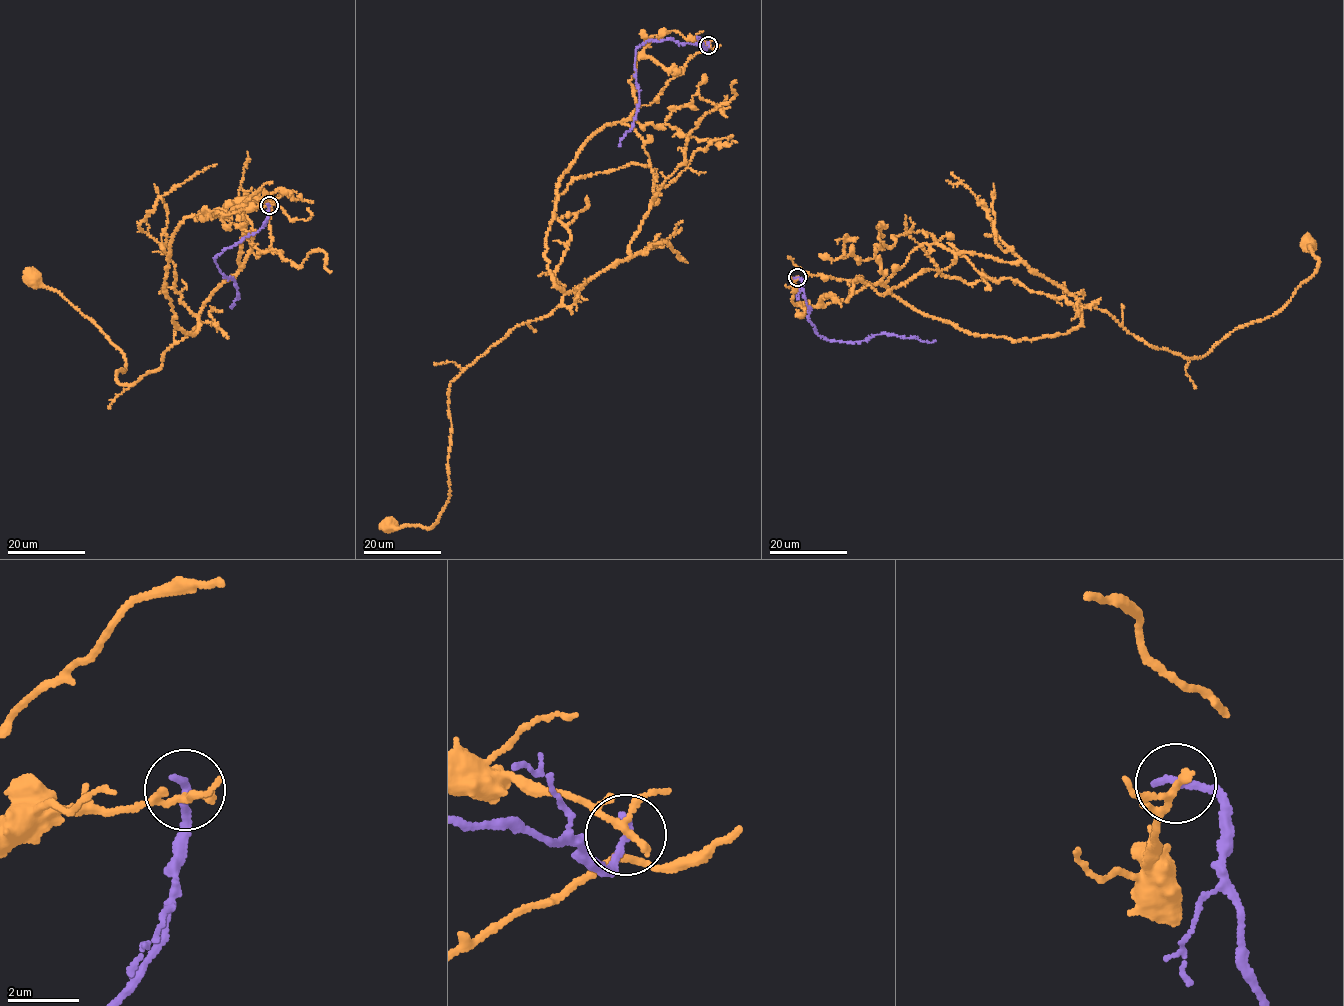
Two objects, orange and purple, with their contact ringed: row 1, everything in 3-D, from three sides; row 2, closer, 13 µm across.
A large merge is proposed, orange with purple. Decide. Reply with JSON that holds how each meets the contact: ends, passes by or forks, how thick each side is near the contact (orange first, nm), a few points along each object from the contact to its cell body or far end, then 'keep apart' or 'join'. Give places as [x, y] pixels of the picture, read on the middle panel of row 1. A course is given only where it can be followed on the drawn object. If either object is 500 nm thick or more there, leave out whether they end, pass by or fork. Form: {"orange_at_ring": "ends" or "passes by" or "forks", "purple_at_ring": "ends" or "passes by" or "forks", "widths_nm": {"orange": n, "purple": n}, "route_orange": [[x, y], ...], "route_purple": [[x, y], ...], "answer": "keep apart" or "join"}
{"orange_at_ring": "forks", "purple_at_ring": "ends", "widths_nm": {"orange": 160, "purple": 240}, "route_orange": [[708, 45], [650, 37], [636, 108], [559, 182], [561, 304], [453, 379], [447, 501], [388, 524]], "route_purple": [[708, 45], [706, 49], [703, 45], [669, 38], [649, 40], [637, 47], [636, 116], [618, 147]], "answer": "keep apart"}

